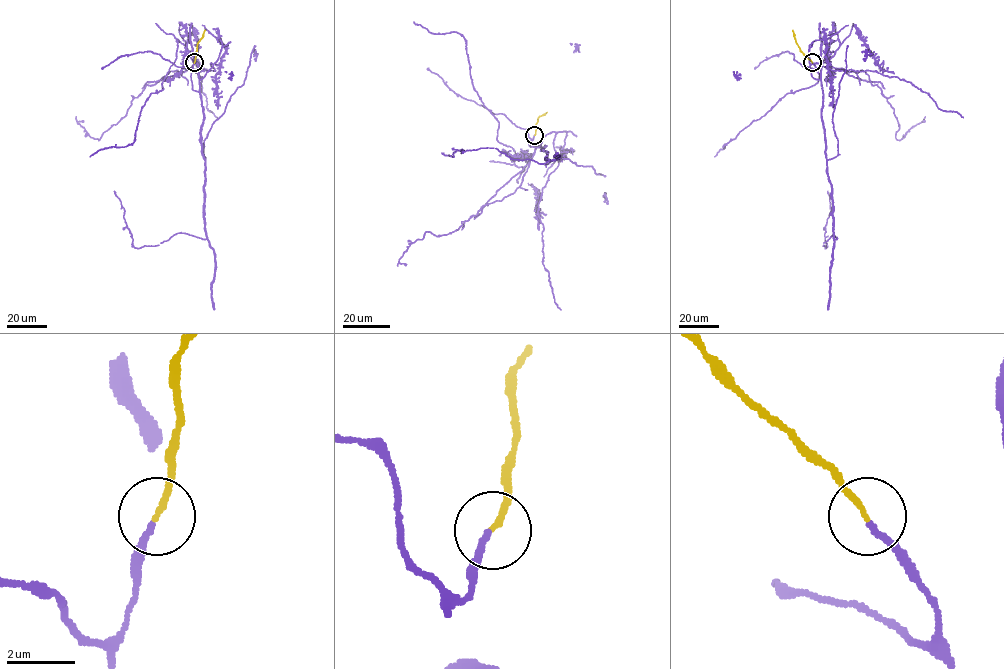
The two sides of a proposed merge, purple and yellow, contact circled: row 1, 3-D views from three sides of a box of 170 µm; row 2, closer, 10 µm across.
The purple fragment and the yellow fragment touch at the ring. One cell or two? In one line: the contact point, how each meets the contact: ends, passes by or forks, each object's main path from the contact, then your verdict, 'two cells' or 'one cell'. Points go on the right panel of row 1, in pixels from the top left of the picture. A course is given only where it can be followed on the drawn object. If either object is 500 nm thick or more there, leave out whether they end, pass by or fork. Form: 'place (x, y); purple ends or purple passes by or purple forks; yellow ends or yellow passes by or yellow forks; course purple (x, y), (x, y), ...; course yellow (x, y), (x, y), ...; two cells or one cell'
place (812, 62); purple ends; yellow ends; course purple (812, 63), (823, 92), (821, 121), (837, 238), (833, 233), (823, 243), (825, 248), (830, 210), (827, 191); course yellow (812, 63), (801, 50), (792, 30); one cell

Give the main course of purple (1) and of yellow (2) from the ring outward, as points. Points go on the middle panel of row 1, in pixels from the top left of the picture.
1: (534, 135), (530, 143), (545, 146), (546, 163), (511, 158), (495, 148), (457, 150), (454, 156), (442, 153)
2: (535, 135), (537, 118), (547, 112)

